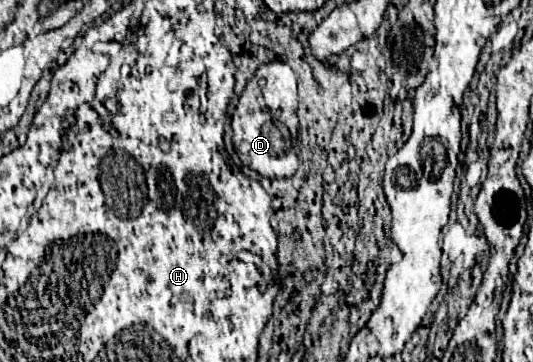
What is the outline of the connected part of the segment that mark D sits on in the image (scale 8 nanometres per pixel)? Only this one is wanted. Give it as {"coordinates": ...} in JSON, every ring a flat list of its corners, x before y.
{"coordinates":[[270,62,256,70,254,78,246,84,240,102,232,116,234,130,234,150,244,166,256,170,266,178,290,178,298,168,298,158,294,154,288,124,296,122,298,94,296,94,296,74,284,62]]}

